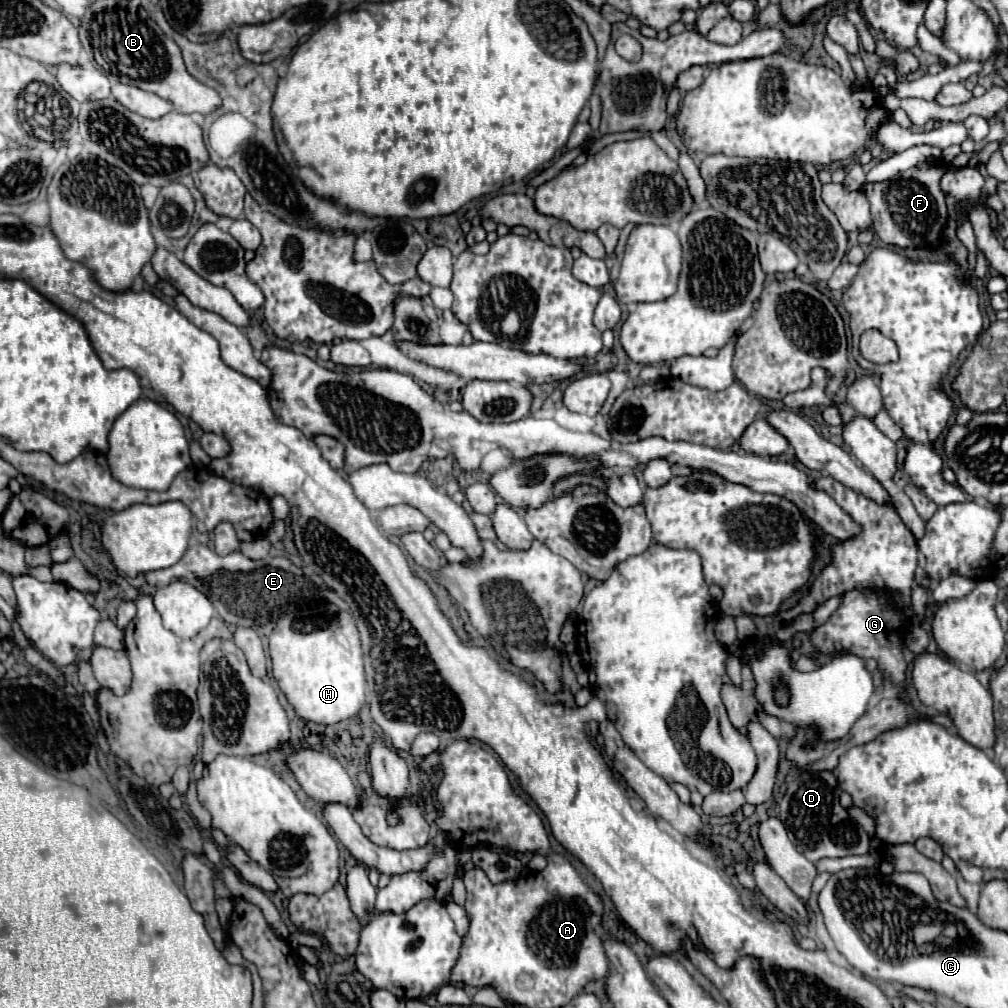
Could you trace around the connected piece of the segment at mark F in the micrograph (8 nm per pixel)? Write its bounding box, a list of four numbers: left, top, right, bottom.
[863,170,949,250]

